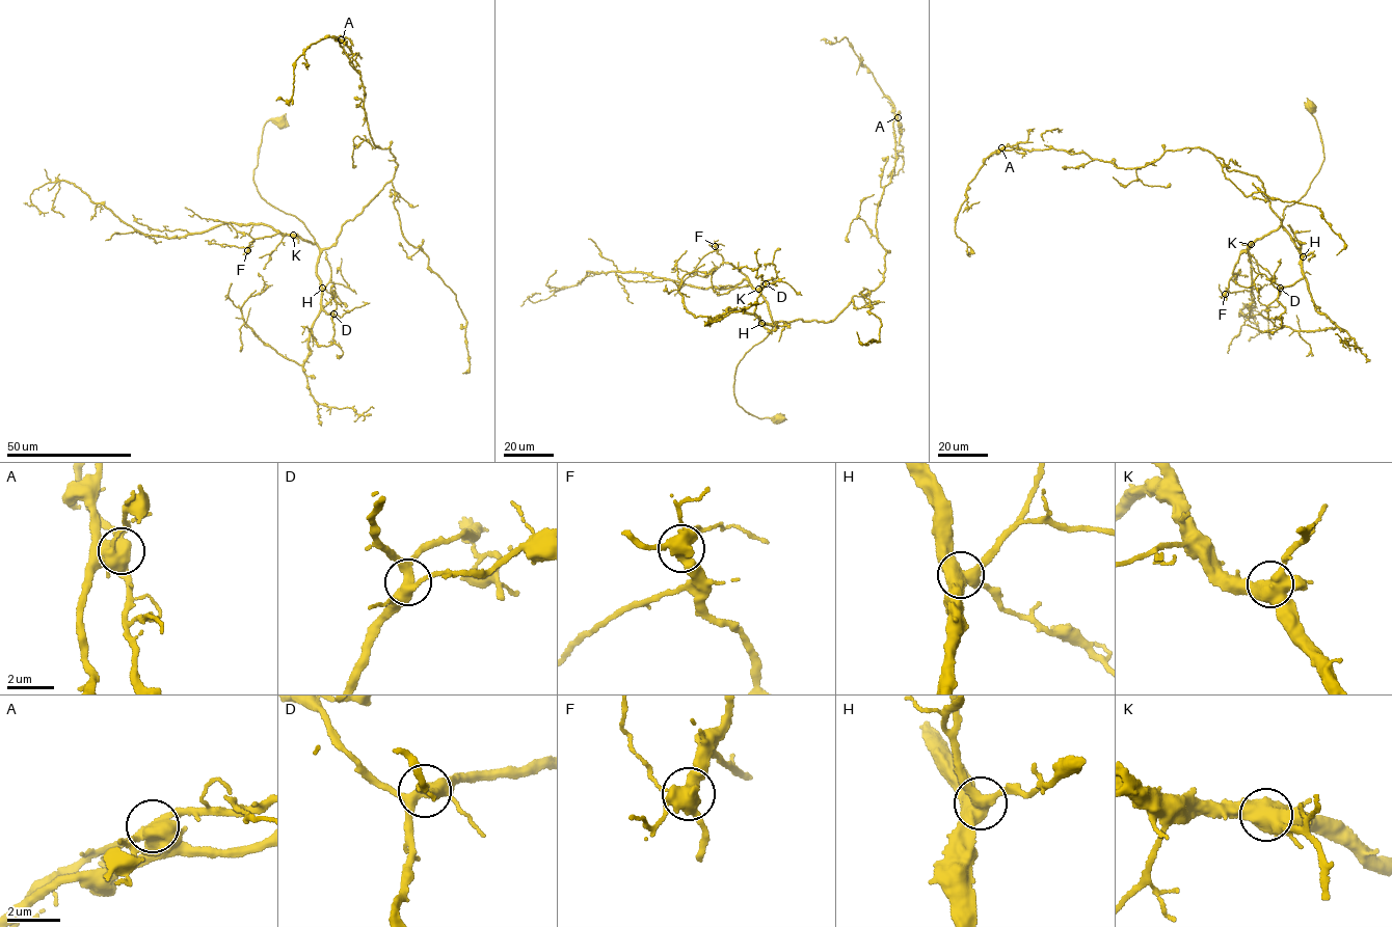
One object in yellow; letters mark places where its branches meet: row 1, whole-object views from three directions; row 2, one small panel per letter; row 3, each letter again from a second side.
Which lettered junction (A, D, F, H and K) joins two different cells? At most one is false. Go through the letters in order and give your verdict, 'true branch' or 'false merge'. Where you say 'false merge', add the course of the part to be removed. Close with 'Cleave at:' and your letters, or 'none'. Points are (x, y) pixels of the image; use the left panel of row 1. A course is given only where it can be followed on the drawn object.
A: false merge | (341, 39), (352, 54), (359, 54), (342, 53)
D: true branch
F: true branch
H: true branch
K: true branch
Cleave at: A

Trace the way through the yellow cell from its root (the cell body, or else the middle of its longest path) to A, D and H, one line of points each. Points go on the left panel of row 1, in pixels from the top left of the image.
A: (279, 120), (264, 127), (257, 190), (330, 247), (397, 164), (371, 139), (363, 84), (341, 39)
D: (279, 120), (264, 127), (252, 181), (261, 198), (292, 214), (312, 236), (320, 252), (322, 308), (333, 314)
H: (279, 120), (264, 127), (252, 181), (261, 198), (292, 214), (312, 236), (322, 288)

